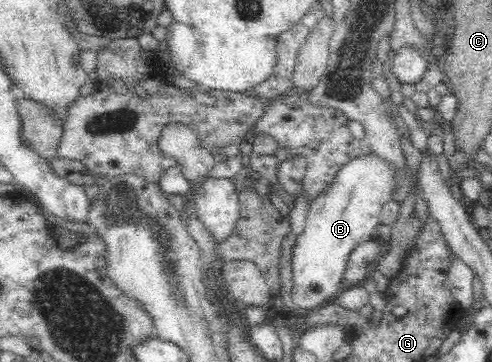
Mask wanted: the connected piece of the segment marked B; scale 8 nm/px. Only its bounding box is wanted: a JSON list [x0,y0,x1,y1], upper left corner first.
[290,155,393,310]

